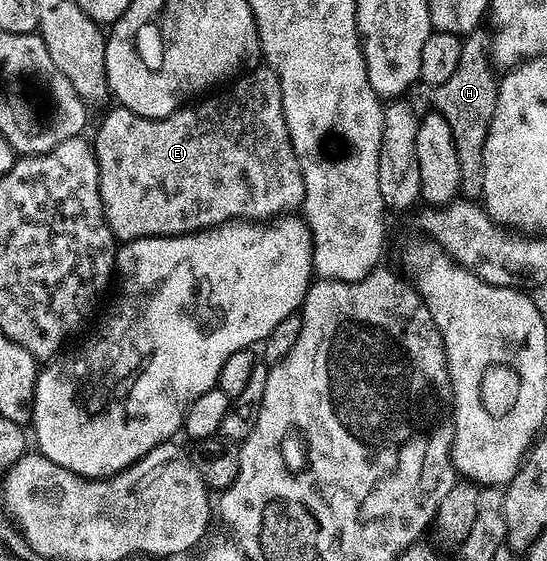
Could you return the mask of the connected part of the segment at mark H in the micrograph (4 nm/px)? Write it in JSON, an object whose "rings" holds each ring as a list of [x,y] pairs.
{"rings":[[[480,27],[475,32],[466,34],[462,42],[461,63],[457,63],[457,71],[453,71],[453,75],[449,75],[445,83],[432,88],[430,104],[446,119],[453,131],[453,139],[461,163],[459,188],[462,196],[467,199],[479,199],[482,198],[485,187],[485,163],[483,162],[485,135],[489,131],[489,123],[497,107],[499,86],[489,52],[491,39],[488,30]]]}

